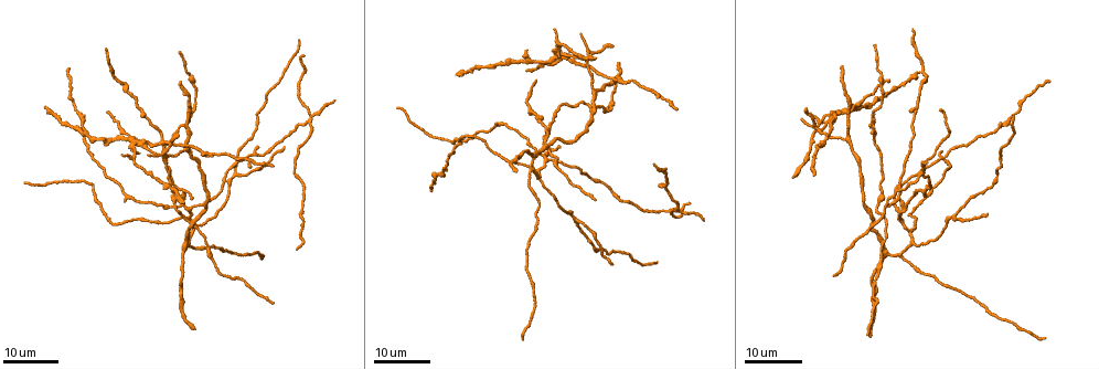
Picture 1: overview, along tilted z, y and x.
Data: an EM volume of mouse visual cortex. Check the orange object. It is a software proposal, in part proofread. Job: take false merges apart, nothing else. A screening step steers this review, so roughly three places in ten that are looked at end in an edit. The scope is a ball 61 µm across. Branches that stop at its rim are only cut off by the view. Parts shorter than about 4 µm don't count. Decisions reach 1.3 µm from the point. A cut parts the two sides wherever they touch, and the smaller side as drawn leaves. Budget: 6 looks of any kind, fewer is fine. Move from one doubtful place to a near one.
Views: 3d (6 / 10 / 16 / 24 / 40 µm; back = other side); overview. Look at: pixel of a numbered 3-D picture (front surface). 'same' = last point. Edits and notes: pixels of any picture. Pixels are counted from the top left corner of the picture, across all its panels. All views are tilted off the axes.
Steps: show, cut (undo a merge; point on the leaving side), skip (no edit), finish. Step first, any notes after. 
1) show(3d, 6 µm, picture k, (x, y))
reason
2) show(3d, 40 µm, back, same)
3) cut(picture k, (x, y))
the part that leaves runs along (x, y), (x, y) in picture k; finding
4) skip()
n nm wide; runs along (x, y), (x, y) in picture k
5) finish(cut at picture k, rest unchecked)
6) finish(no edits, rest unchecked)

show(3d, 16 µm, picture 1, (911, 232))

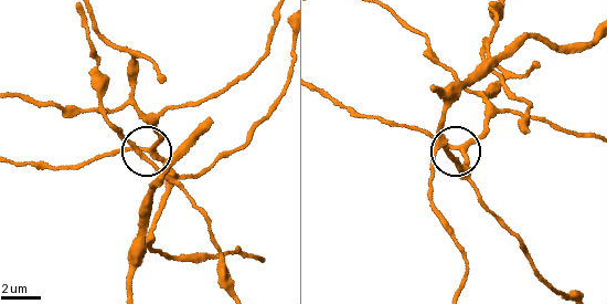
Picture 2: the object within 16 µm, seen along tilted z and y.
show(3d, 10 µm, picture 2, (147, 151))
closer look

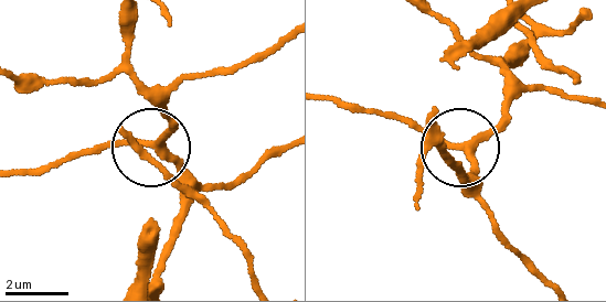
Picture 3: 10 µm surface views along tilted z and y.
skip()
210 nm wide; all the same cell

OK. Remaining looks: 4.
show(3d, 24 µm, picture 1, (551, 150))
small branch off a trunk

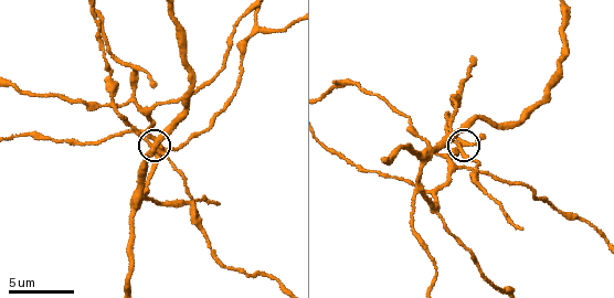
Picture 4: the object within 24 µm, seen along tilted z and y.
show(3d, 6 µm, picture 4, (462, 149))
zoom in

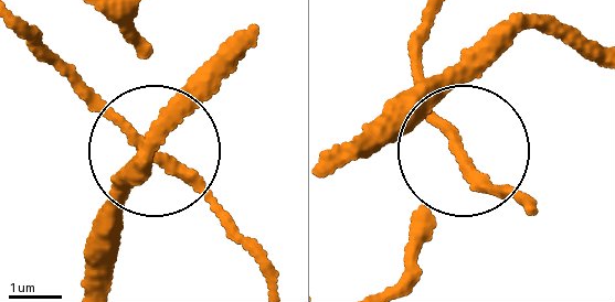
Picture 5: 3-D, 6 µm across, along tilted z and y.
skip()
3 arms; runs along (98, 276), (107, 220), (166, 151), (273, 263) in picture 5; continuous, no second cell

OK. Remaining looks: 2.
show(3d, 16 µm, picture 4, (134, 65))
sudden change in width

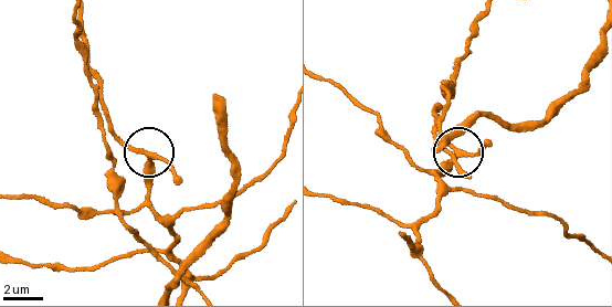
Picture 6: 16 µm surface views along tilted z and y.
show(3d, 6 µm, picture 6, (456, 152))
zoom in

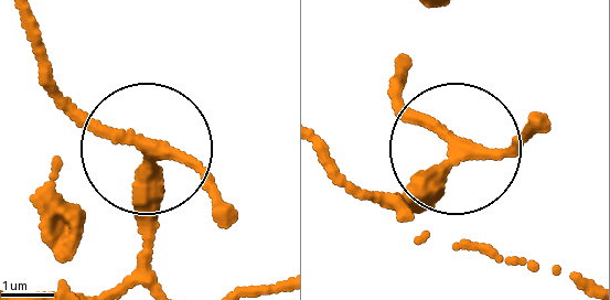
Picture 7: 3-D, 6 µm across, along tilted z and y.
skip()
runs along (159, 285), (147, 158), (46, 74) in picture 7; continuous, no second cell

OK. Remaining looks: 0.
finish(no edits, rest unchecked)

